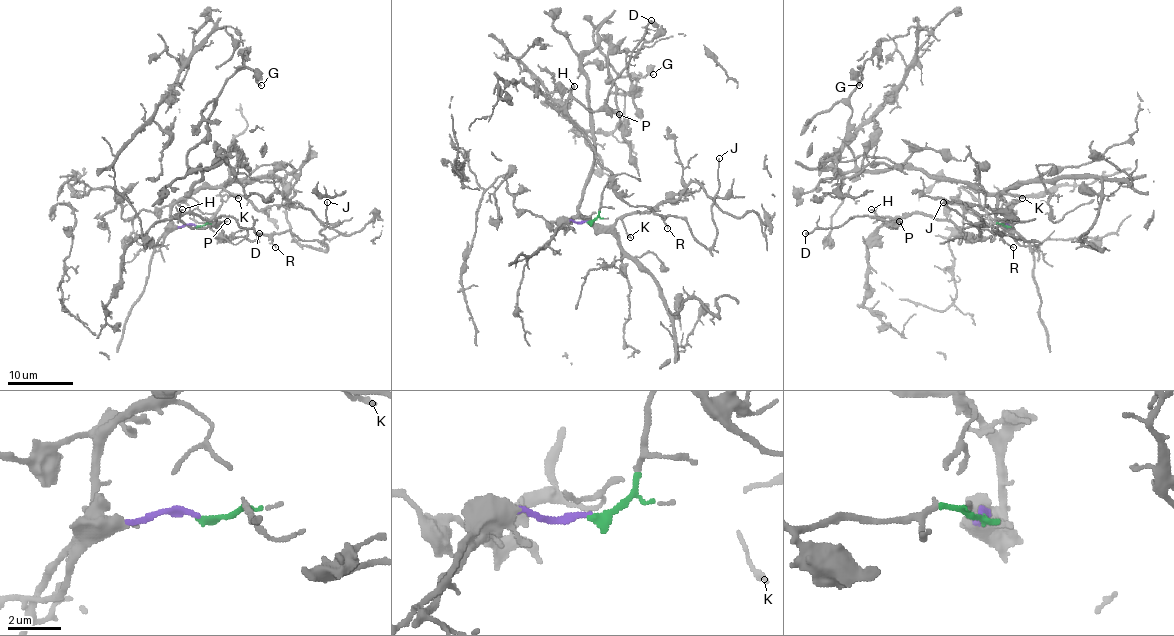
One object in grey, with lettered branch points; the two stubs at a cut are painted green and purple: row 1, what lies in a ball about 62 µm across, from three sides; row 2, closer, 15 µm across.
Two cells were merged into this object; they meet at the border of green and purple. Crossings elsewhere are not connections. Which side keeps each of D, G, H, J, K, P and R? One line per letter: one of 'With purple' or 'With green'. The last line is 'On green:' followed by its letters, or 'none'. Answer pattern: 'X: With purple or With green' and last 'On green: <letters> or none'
D: With green
G: With purple
H: With green
J: With green
K: With purple
P: With green
R: With green
On green: D, H, J, P, R

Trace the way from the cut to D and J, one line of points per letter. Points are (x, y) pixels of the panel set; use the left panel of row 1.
D: (194, 225), (219, 228), (194, 214), (175, 218), (206, 227), (230, 215), (240, 227), (260, 233)
J: (194, 225), (206, 223), (224, 238), (256, 240), (291, 232), (300, 240), (320, 241), (326, 202)

